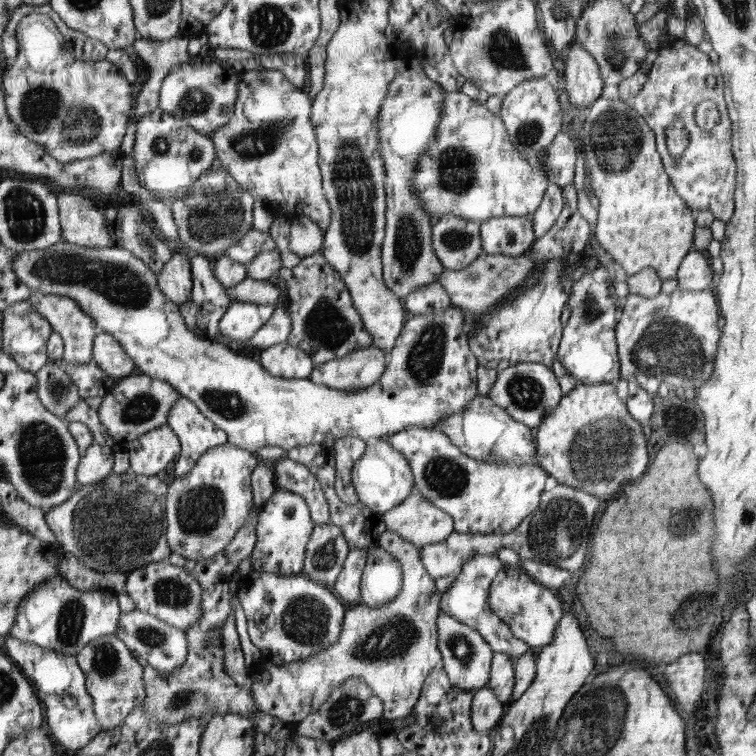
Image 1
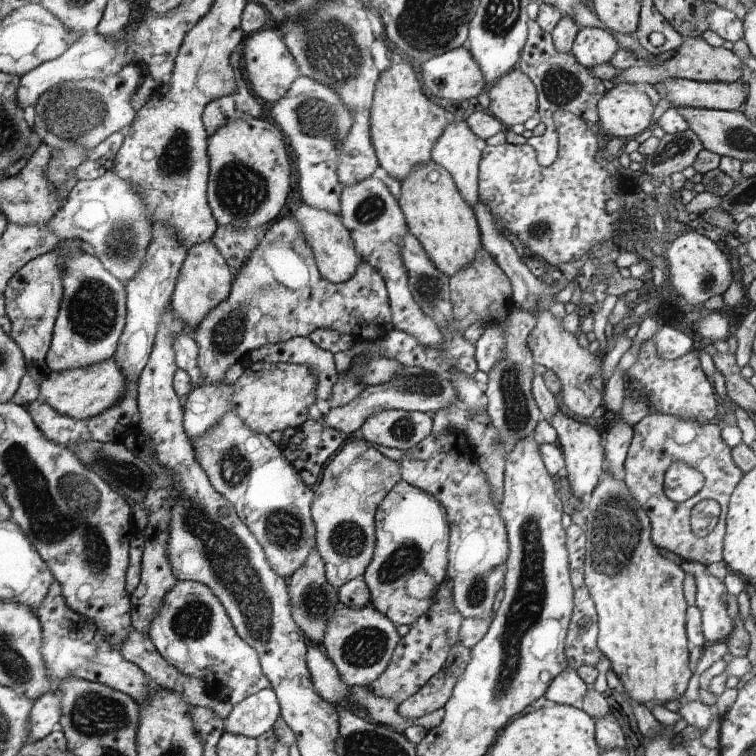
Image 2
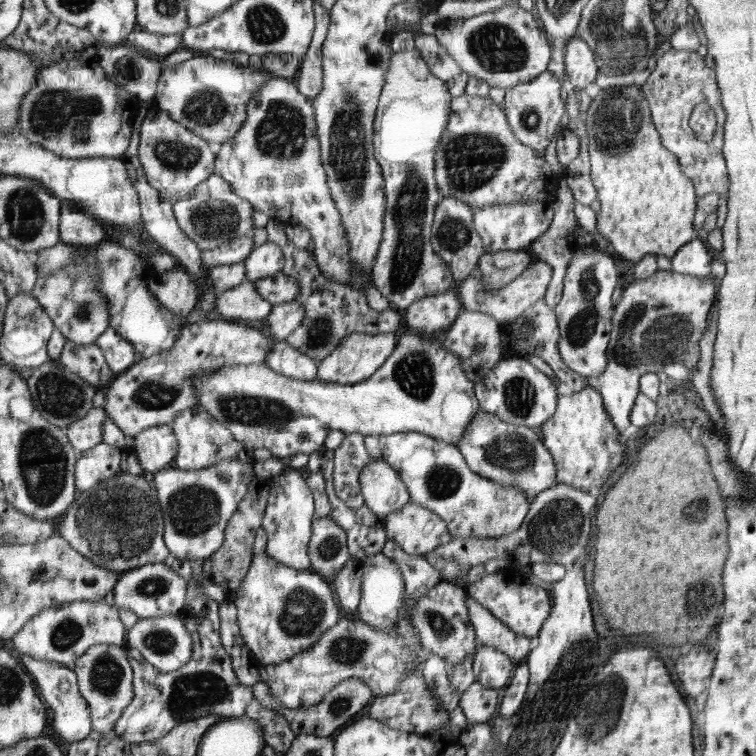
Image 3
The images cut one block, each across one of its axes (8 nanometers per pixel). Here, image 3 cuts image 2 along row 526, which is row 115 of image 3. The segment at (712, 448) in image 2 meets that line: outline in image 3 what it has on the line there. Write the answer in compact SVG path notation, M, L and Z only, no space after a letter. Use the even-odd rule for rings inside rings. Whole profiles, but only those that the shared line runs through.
M670 49L657 60L647 82L641 87L651 110L651 119L659 132L661 143L676 155L684 174L693 182L696 196L711 192L728 194L727 166L722 156L723 132L726 115L721 103L715 70L708 68L704 57L696 51ZM705 102L716 115L716 130L711 141L704 141L690 128L689 118L698 104Z

